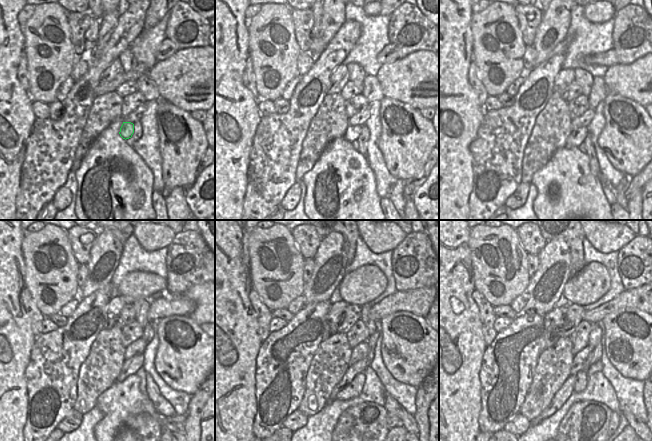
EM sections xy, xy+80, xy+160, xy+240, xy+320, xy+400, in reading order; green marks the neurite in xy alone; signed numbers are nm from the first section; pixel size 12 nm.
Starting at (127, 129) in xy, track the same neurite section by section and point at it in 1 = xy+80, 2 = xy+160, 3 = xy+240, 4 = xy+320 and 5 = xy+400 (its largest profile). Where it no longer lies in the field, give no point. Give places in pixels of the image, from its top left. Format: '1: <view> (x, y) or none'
1: xy+80 (352, 134)
2: xy+160 (578, 136)
3: xy+240 (130, 366)
4: xy+320 (359, 367)
5: xy+400 (561, 396)

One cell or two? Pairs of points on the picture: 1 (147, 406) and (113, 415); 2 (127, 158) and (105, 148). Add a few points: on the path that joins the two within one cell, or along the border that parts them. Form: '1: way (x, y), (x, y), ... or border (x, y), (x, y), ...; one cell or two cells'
1: way (139, 406), (121, 407); one cell
2: way (122, 157), (110, 153); one cell

